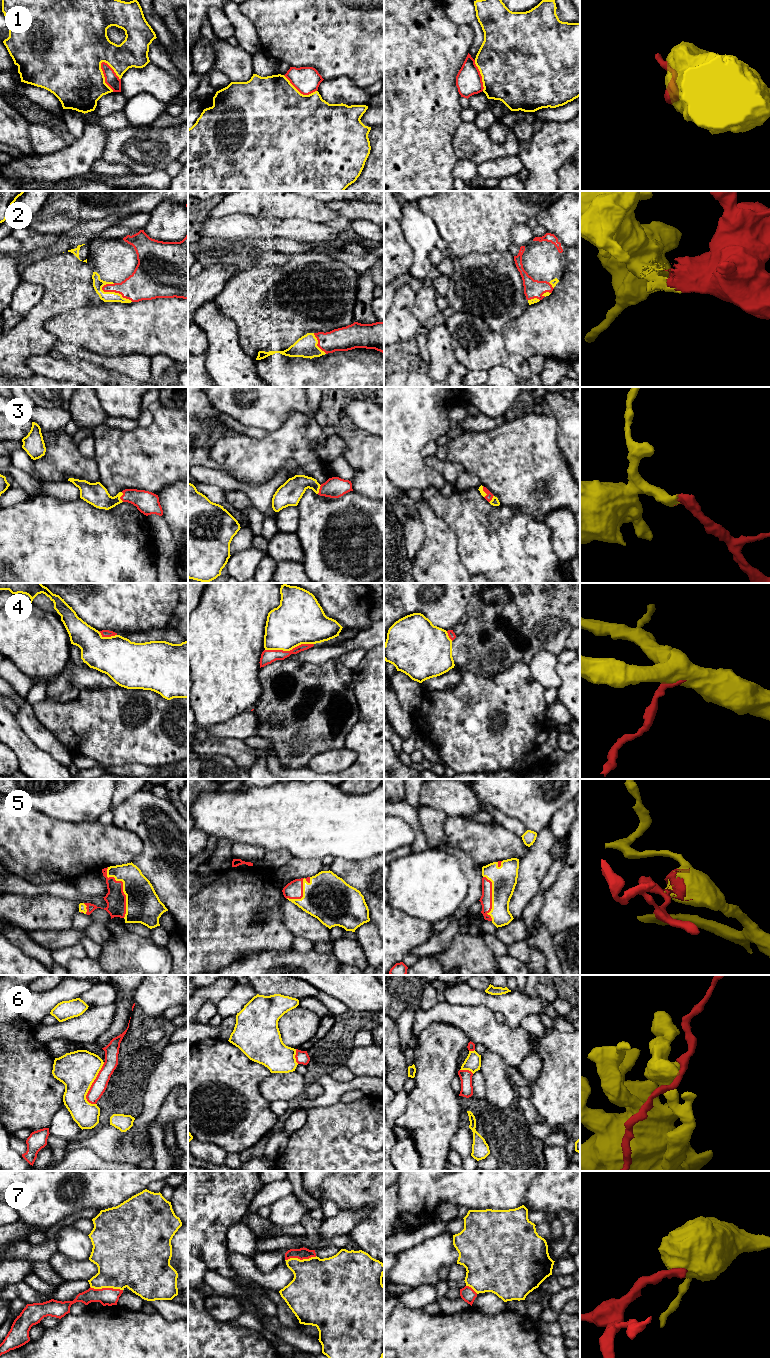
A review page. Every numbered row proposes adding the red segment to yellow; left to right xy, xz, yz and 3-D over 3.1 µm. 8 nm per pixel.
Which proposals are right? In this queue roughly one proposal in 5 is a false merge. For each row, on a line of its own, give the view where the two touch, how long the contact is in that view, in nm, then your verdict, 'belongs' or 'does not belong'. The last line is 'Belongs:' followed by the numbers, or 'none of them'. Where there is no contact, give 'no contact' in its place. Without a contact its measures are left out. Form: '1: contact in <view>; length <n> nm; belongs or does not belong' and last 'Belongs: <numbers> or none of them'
1: contact in xy; length 260 nm; belongs
2: contact in xy; length 280 nm; belongs
3: contact in xy; length 80 nm; belongs
4: contact in xz; length 400 nm; belongs
5: contact in xy; length 440 nm; belongs
6: contact in xy; length 360 nm; belongs
7: contact in xy; length 260 nm; does not belong
Belongs: 1, 2, 3, 4, 5, 6

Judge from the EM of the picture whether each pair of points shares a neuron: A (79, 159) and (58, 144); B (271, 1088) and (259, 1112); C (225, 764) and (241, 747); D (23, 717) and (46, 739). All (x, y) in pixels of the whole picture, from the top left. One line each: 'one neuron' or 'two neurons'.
A: two neurons
B: two neurons
C: two neurons
D: one neuron

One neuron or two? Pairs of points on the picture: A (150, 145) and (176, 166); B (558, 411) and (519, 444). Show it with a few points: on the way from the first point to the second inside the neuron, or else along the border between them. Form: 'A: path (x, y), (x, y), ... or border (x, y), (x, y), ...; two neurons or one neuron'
A: border (177, 159), (170, 162), (164, 168); two neurons
B: border (543, 413), (556, 421), (557, 440); two neurons

